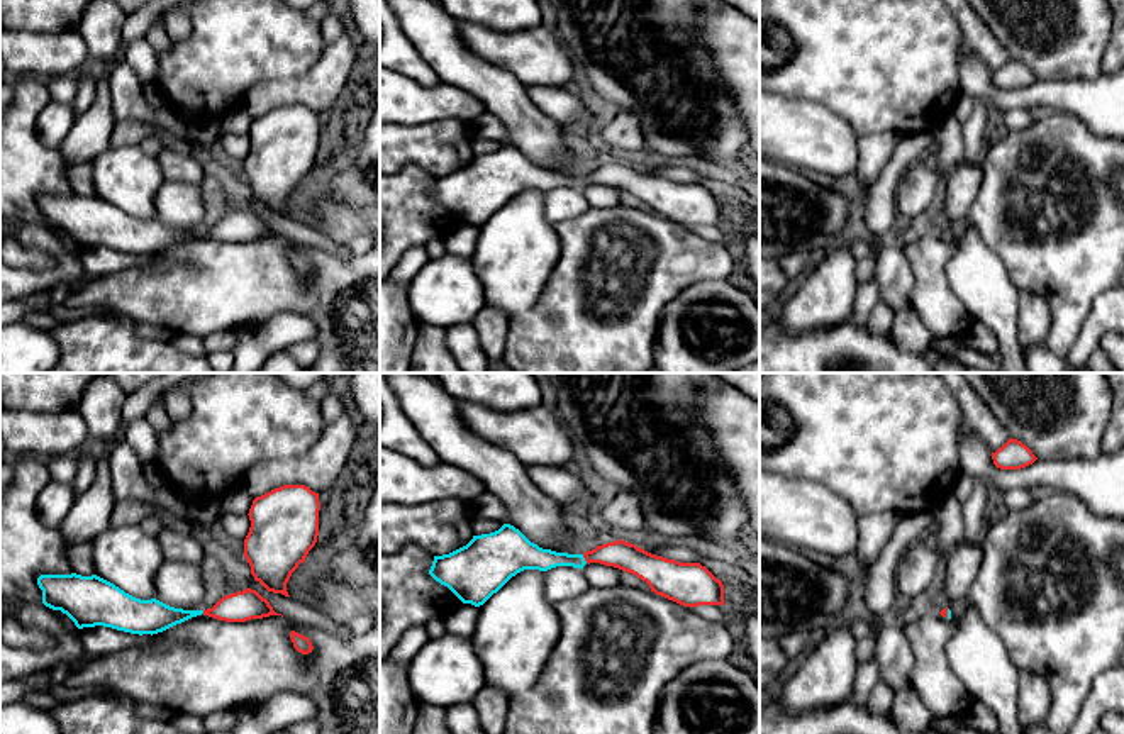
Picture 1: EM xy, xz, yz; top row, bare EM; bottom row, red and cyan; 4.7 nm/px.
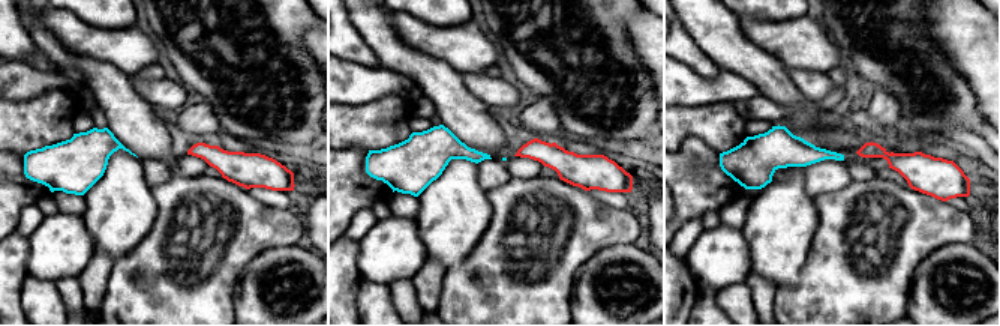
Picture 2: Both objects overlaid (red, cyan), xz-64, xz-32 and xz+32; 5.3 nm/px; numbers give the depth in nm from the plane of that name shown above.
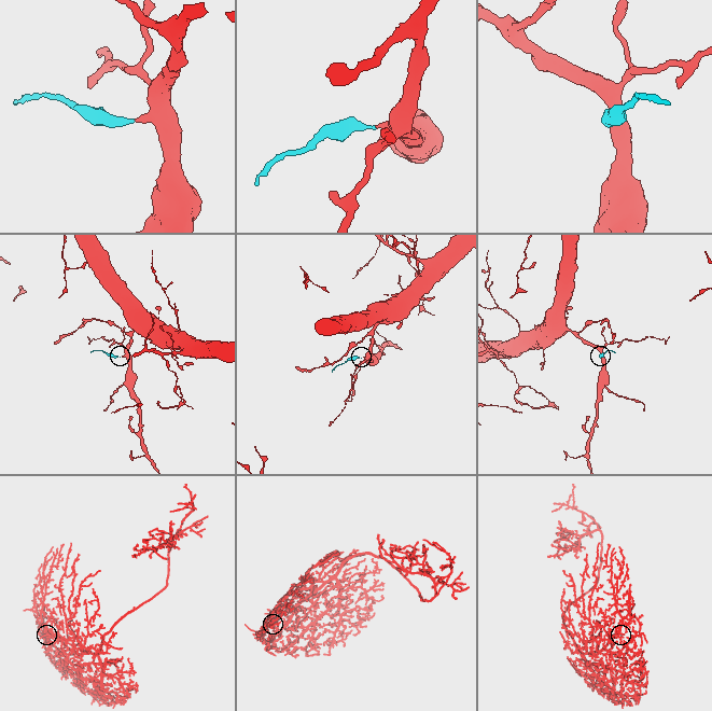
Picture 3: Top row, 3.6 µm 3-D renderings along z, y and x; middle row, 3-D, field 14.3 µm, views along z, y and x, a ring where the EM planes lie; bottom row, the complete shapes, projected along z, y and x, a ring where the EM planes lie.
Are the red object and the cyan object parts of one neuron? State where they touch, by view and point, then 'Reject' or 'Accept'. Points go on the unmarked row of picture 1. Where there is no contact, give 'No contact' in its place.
Touches red at xz (584, 177). Accept

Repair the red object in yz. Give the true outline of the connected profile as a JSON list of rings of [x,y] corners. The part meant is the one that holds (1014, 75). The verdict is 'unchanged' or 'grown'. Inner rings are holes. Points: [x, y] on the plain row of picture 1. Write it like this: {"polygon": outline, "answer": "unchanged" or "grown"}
{"polygon": [[[1009,59],[1002,68],[992,73],[993,85],[1000,90],[1021,90],[1032,85],[1038,78],[1017,59]]], "answer": "unchanged"}

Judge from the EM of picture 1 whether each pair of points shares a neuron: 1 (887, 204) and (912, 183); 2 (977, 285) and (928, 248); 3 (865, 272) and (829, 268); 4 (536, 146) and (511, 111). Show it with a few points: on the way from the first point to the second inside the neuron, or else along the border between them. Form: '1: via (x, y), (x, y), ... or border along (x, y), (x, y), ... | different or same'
1: border along (914, 161), (895, 192), (897, 214) | different
2: border along (955, 241), (946, 280), (962, 300) | different
3: border along (856, 263), (856, 277), (860, 280) | different
4: via (536, 138), (519, 119) | same

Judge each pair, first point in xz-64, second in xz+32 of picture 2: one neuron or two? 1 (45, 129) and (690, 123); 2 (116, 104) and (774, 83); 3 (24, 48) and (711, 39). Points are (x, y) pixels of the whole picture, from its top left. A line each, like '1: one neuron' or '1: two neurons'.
1: one neuron
2: one neuron
3: two neurons

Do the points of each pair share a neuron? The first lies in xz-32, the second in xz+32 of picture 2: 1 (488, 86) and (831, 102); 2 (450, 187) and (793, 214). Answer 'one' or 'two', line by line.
1: two
2: one

